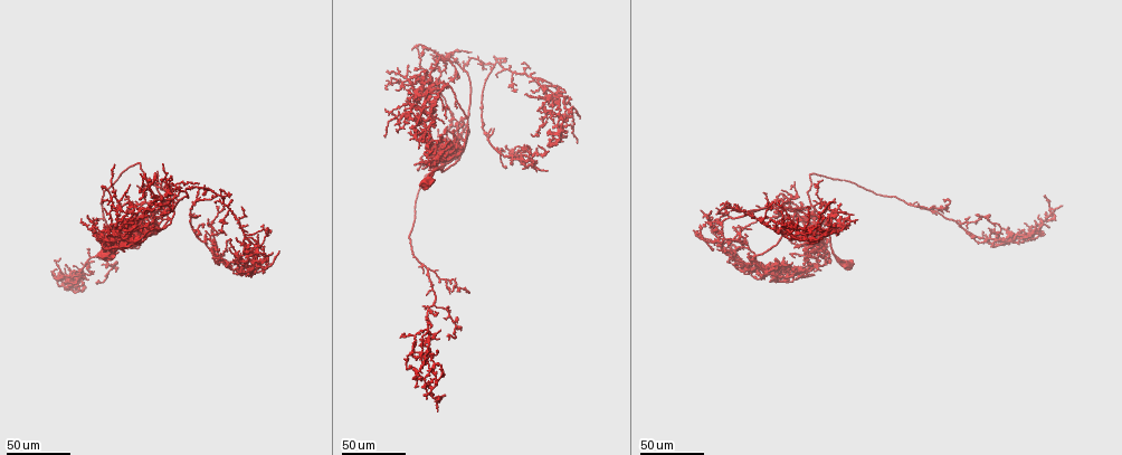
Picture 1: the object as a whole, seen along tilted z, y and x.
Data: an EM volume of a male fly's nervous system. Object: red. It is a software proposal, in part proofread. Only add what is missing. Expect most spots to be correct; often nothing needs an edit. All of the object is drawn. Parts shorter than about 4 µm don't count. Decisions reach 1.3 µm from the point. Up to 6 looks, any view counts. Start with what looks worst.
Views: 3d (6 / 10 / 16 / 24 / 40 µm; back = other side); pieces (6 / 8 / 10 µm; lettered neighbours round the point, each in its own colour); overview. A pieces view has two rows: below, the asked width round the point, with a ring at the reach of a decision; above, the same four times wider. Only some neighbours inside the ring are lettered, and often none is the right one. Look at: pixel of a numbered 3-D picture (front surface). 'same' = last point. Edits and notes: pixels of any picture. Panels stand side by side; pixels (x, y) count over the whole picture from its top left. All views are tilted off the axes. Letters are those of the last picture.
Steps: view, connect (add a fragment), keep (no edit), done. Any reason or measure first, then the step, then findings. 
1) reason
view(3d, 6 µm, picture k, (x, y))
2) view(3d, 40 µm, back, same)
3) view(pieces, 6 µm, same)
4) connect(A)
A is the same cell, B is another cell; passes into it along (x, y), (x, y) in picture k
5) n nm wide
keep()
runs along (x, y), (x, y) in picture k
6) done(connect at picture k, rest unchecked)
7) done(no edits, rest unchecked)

branch stops here
view(3d, 40 µm, picture 1, (227, 195))

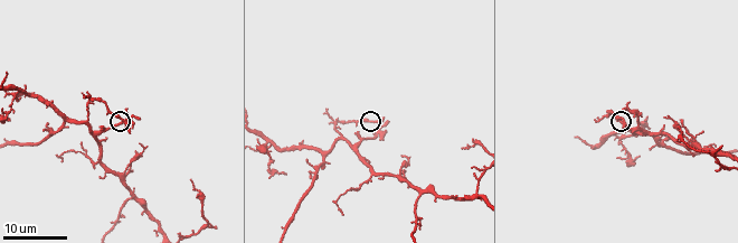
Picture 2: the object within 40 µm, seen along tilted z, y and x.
view(pieces, 10 µm, picture 2, (130, 133))

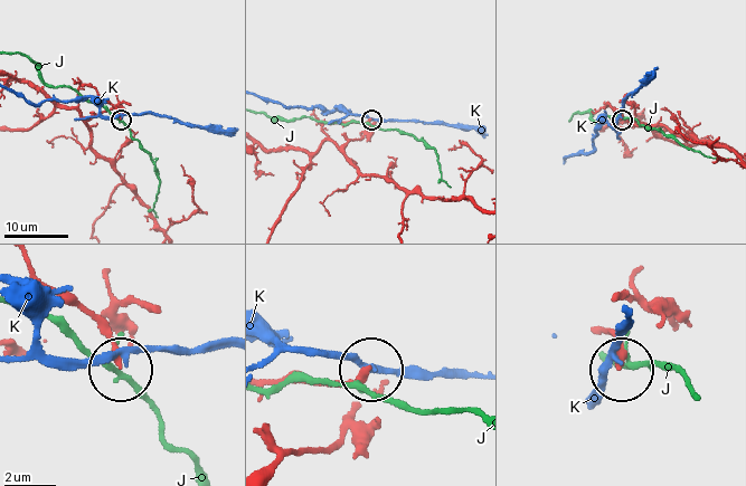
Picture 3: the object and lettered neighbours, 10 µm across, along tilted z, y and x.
keep()
J and K are other cells; no lettered fragment goes on from it

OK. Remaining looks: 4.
branch stops here
view(3d, 40 µm, picture 1, (139, 172))

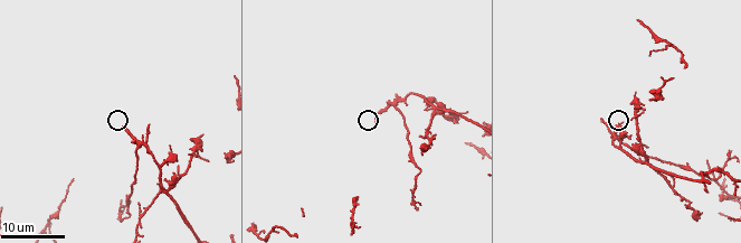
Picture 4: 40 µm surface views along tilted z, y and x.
see the neighbours
view(pieces, 8 µm, picture 4, (621, 123))

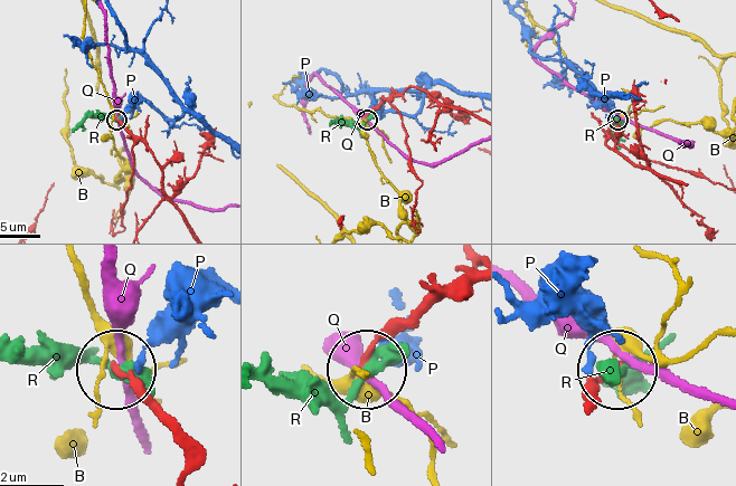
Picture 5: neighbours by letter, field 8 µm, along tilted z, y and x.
170 nm wide
keep()
B, P, Q and R are other cells; runs along (176, 420), (118, 369) in picture 5; none of them fits

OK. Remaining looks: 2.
tapers out
view(3d, 40 µm, picture 1, (427, 292))

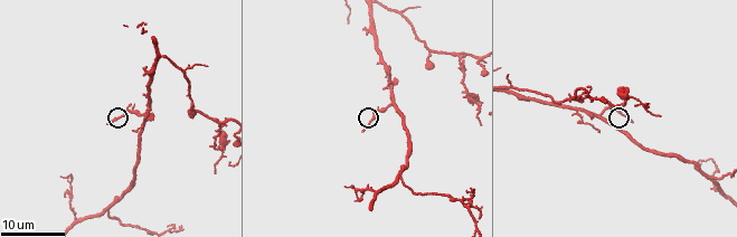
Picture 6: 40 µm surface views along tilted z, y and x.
see the neighbours
view(pieces, 6 µm, picture 6, (107, 125))

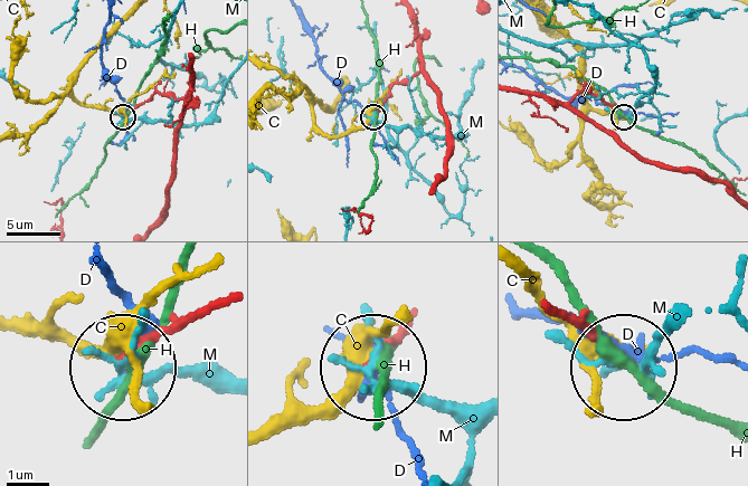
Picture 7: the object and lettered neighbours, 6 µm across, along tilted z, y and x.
190 nm wide
keep()
C, D, H and M are other cells; runs along (409, 10), (418, 67), (394, 86), (374, 116) in picture 7; no lettered fragment goes on from it

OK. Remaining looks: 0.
done(no edits, rest unchecked)

